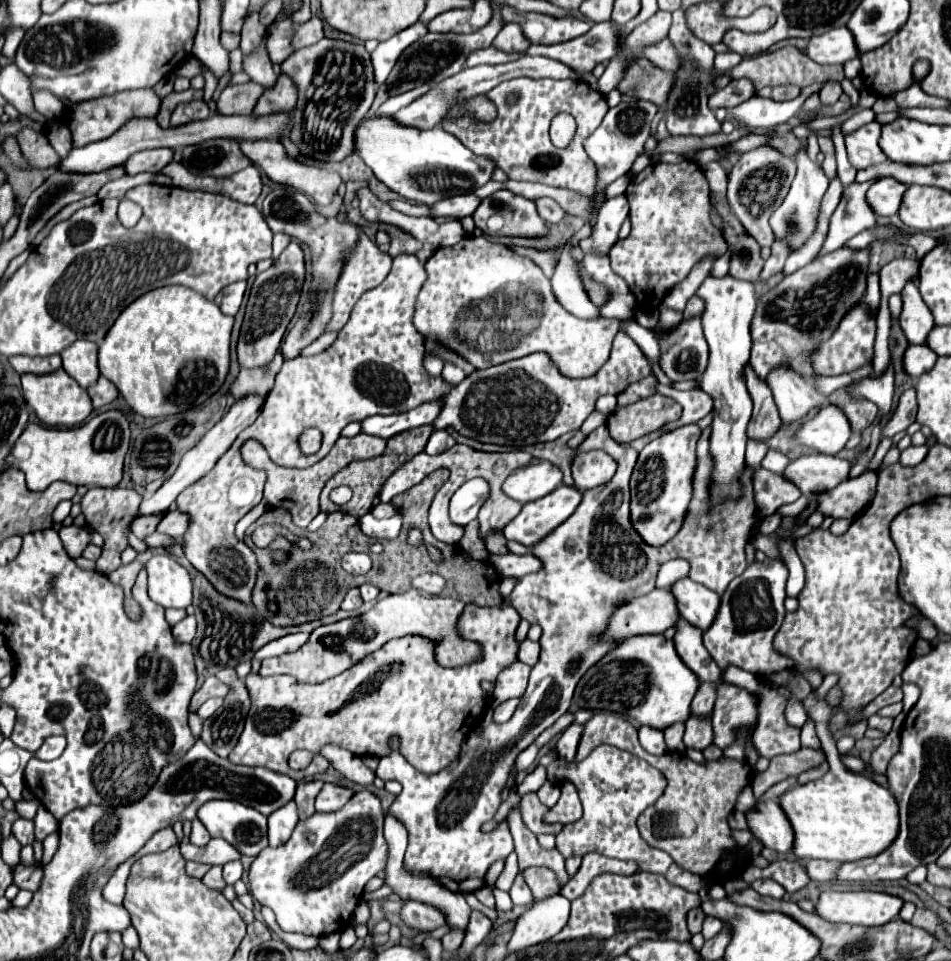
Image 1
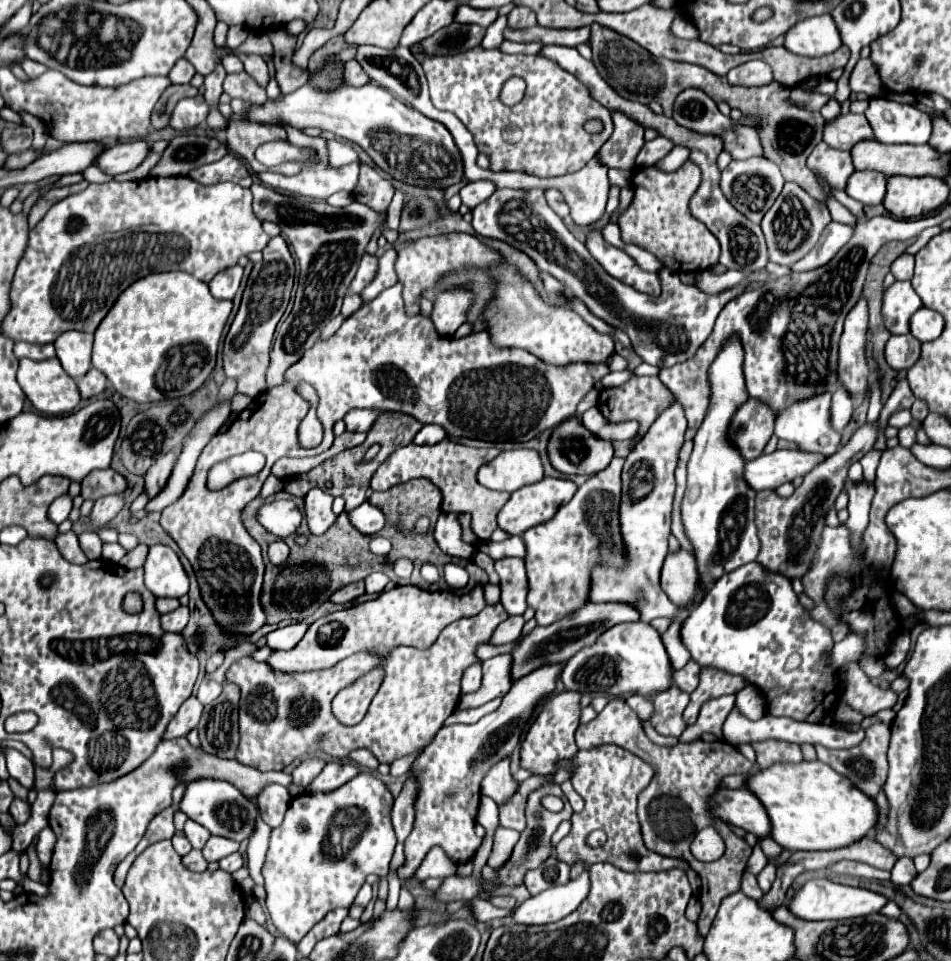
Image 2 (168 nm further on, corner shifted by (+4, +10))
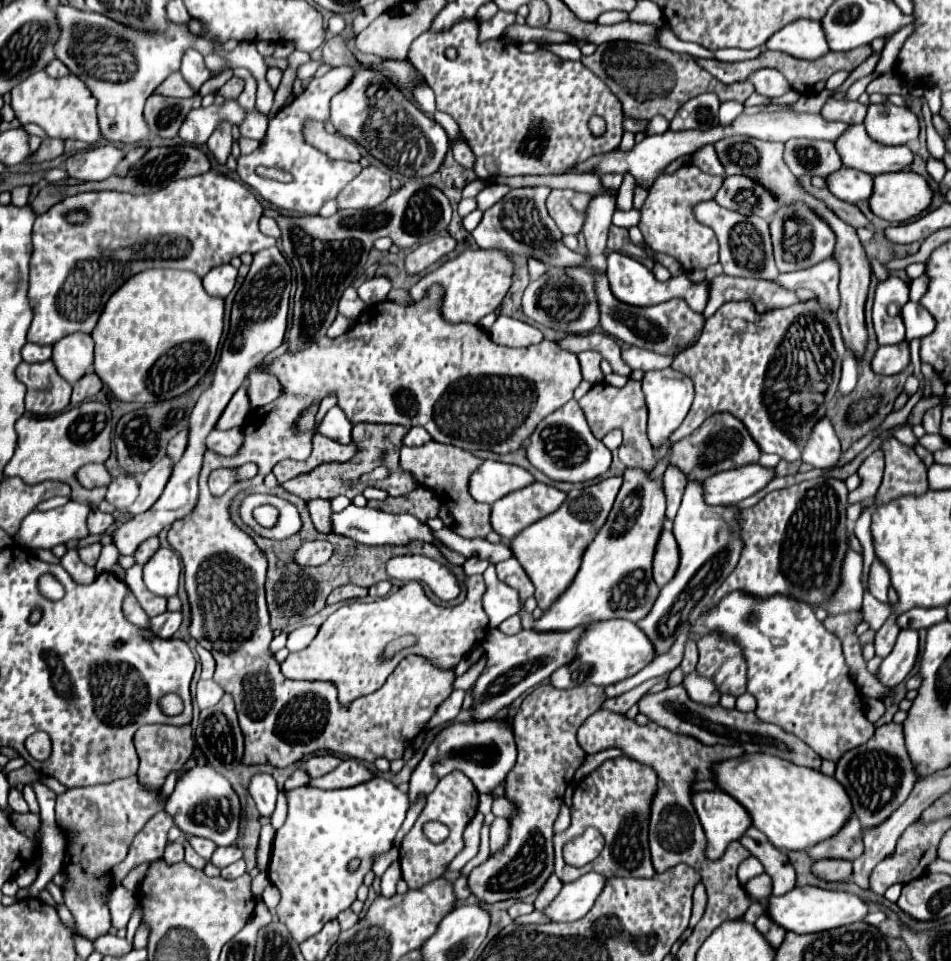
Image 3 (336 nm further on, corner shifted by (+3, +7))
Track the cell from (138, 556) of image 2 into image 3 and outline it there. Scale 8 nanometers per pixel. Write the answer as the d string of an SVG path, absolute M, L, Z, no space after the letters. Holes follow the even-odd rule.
M153 536L153 538L147 538L139 548L137 548L137 552L133 554L133 558L135 558L135 562L137 564L145 564L155 552L157 552L157 548L159 548L159 540L157 540L157 536Z

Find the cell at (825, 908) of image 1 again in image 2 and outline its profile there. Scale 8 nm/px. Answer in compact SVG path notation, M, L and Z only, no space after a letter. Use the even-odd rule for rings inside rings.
M812 879L812 881L806 881L800 891L796 891L792 901L788 903L788 909L792 911L792 915L804 921L838 921L838 919L852 919L852 917L878 913L886 905L886 901L888 901L886 897L866 889L838 885L828 879Z

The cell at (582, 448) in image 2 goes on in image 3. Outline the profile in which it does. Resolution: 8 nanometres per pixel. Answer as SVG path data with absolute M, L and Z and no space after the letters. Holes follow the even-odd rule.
M571 400L561 410L549 414L537 426L537 430L531 436L531 444L527 446L527 458L529 462L547 474L551 480L563 480L563 482L587 482L601 474L605 474L611 466L611 452L605 448L601 440L597 440L585 420L585 414L581 406Z

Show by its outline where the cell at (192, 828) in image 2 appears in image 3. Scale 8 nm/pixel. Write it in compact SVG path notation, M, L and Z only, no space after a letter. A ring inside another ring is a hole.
M187 836L187 842L193 846L193 850L199 854L199 856L203 856L203 858L211 858L211 854L213 854L213 850L217 848L213 842L209 842L207 838L199 838L199 836Z

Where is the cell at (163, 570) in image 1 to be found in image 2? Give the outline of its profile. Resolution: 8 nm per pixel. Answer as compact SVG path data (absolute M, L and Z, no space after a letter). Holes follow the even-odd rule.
M152 545L144 563L144 583L156 597L182 597L188 593L188 577L178 555L166 545Z

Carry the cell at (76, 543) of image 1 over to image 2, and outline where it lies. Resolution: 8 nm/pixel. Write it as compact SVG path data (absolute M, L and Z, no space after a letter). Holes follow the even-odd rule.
M116 493L116 495L108 495L108 497L102 497L94 503L94 509L92 509L92 525L98 527L98 525L104 525L108 523L110 519L114 519L120 509L124 507L124 495L122 493Z

